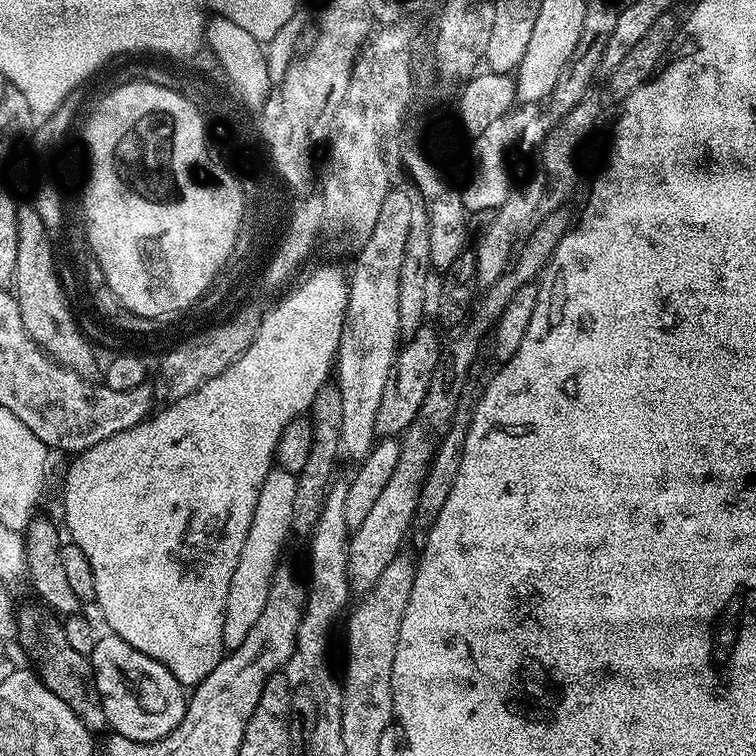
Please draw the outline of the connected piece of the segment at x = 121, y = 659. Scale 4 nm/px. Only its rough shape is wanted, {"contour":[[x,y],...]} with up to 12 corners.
{"contour":[[121,636],[90,655],[108,728],[161,740],[186,688]]}

